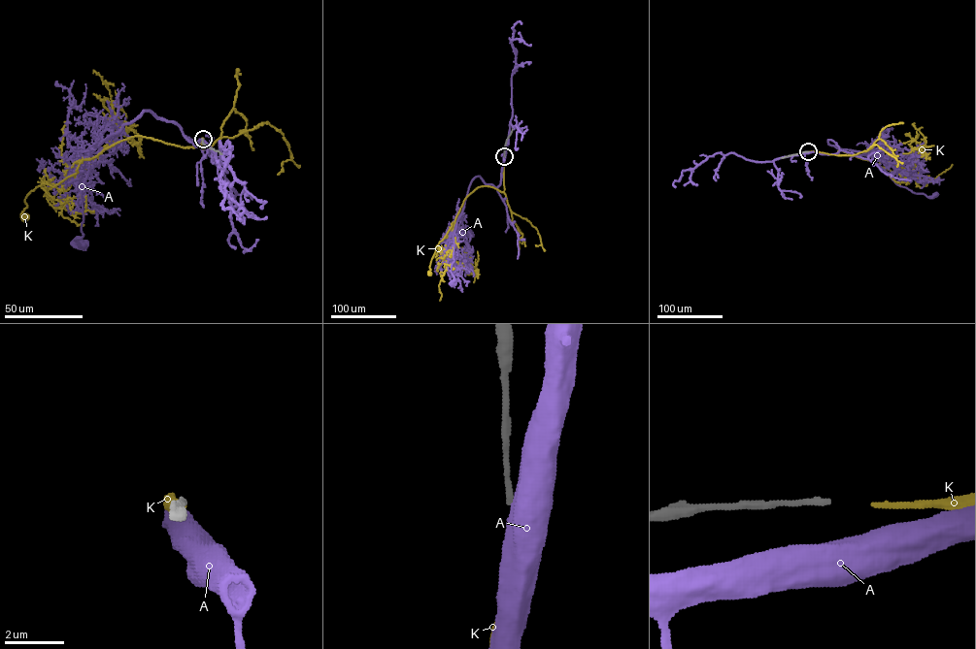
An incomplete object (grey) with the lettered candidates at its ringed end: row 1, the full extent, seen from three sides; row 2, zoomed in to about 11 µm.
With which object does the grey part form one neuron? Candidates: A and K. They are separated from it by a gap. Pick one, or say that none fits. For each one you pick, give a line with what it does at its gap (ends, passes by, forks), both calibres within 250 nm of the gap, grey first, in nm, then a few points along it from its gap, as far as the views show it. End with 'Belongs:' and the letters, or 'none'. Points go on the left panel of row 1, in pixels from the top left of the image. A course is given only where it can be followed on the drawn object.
K: It ends there. Thickness 200 nm (grey) against 180 nm. Its course: (203, 139), (203, 148), (123, 140), (82, 160), (76, 173), (54, 186), (32, 190), (24, 217)
Belongs: K

